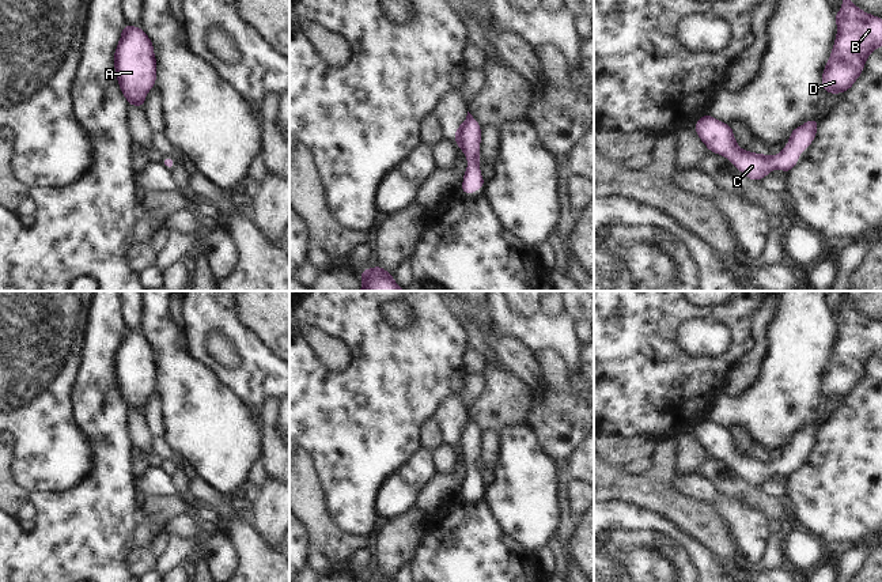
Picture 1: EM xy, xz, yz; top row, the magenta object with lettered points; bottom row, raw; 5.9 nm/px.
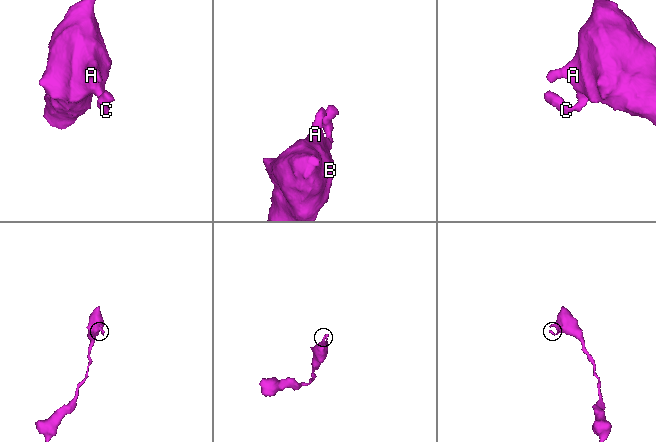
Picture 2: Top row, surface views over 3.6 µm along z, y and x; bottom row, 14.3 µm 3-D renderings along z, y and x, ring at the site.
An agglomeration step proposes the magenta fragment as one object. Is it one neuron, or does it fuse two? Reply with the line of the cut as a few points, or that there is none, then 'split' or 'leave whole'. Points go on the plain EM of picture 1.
no cut; leave whole

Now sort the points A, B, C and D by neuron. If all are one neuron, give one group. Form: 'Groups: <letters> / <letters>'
Groups: A B C D.

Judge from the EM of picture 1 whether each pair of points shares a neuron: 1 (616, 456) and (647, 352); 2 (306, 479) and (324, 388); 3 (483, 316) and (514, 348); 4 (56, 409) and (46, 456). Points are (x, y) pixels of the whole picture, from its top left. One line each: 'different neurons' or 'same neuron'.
1: different neurons
2: different neurons
3: same neuron
4: same neuron

